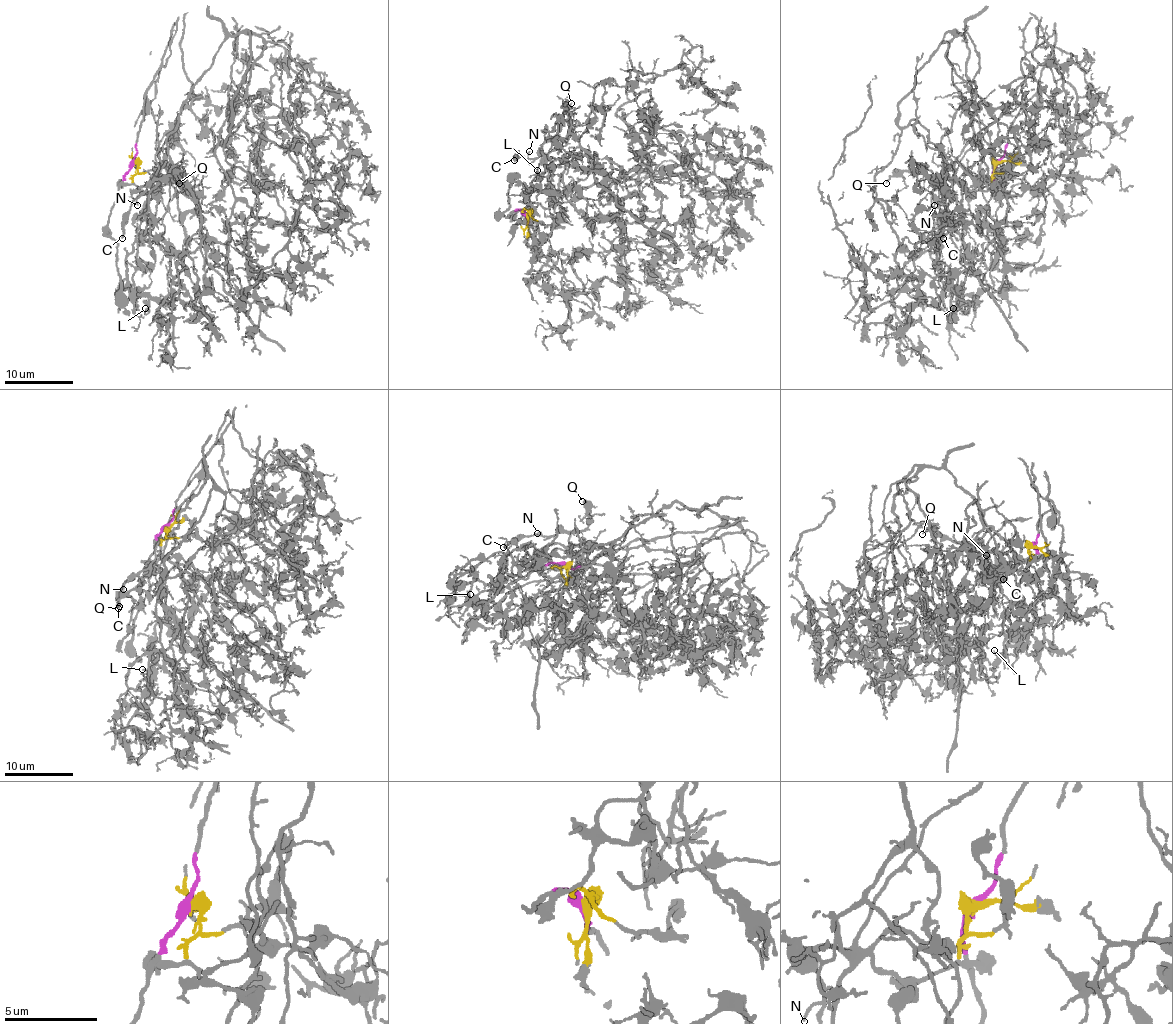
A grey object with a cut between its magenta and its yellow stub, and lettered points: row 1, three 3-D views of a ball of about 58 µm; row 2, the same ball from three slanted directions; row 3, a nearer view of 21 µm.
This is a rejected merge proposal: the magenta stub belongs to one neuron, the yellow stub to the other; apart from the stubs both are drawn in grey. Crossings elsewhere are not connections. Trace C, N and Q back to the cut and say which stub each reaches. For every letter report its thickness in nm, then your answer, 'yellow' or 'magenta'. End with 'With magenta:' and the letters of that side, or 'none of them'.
C: 200 nm | yellow
N: 140 nm | yellow
Q: 130 nm | yellow
With magenta: none of them

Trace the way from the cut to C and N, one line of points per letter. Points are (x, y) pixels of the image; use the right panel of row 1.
C: (998, 162), (991, 181), (976, 190), (964, 188), (957, 180), (940, 180), (943, 238)
N: (998, 162), (991, 181), (976, 190), (964, 188), (957, 180), (941, 178), (938, 181), (941, 197), (934, 205)

